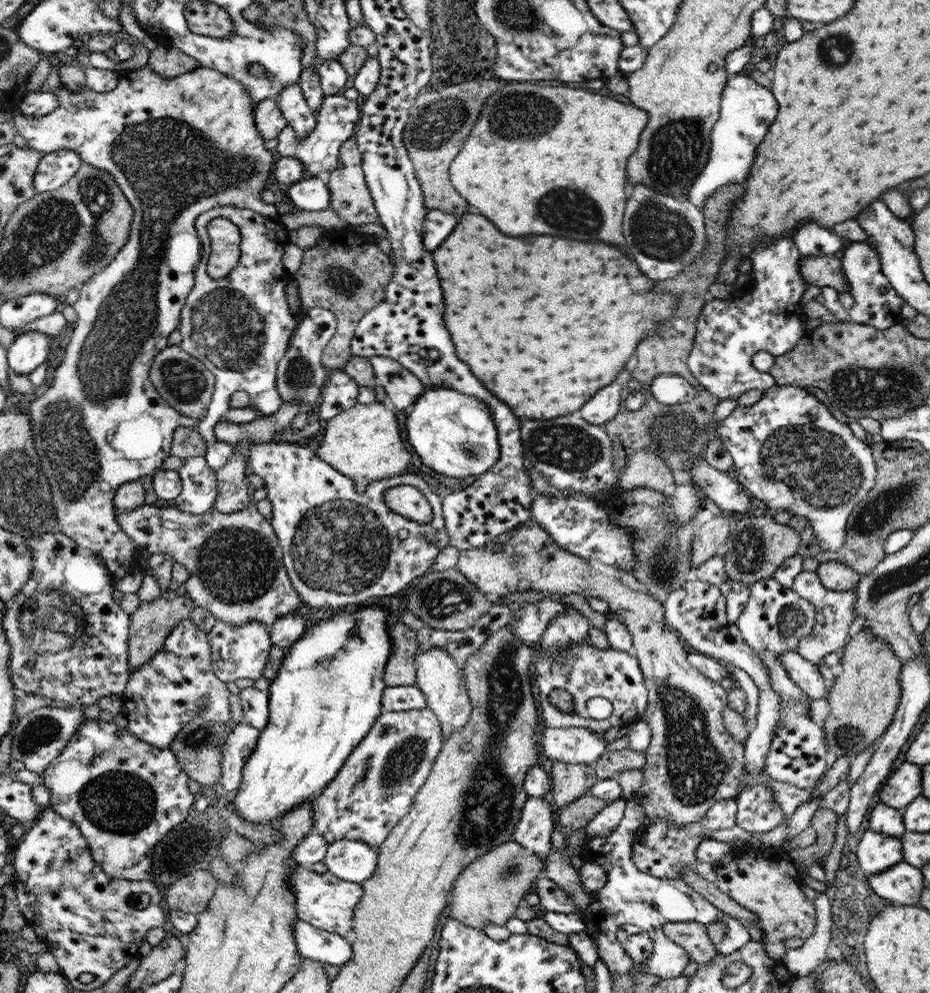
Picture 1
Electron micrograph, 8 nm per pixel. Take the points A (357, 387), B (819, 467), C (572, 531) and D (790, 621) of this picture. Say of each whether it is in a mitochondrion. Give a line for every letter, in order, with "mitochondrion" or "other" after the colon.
A: other
B: mitochondrion
C: other
D: mitochondrion

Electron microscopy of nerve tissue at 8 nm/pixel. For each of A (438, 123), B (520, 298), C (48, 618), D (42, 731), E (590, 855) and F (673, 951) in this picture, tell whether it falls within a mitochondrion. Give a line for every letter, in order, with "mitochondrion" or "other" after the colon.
A: mitochondrion
B: other
C: mitochondrion
D: mitochondrion
E: other
F: other

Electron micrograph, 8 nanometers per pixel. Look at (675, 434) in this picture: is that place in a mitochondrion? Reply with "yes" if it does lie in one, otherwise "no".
yes

